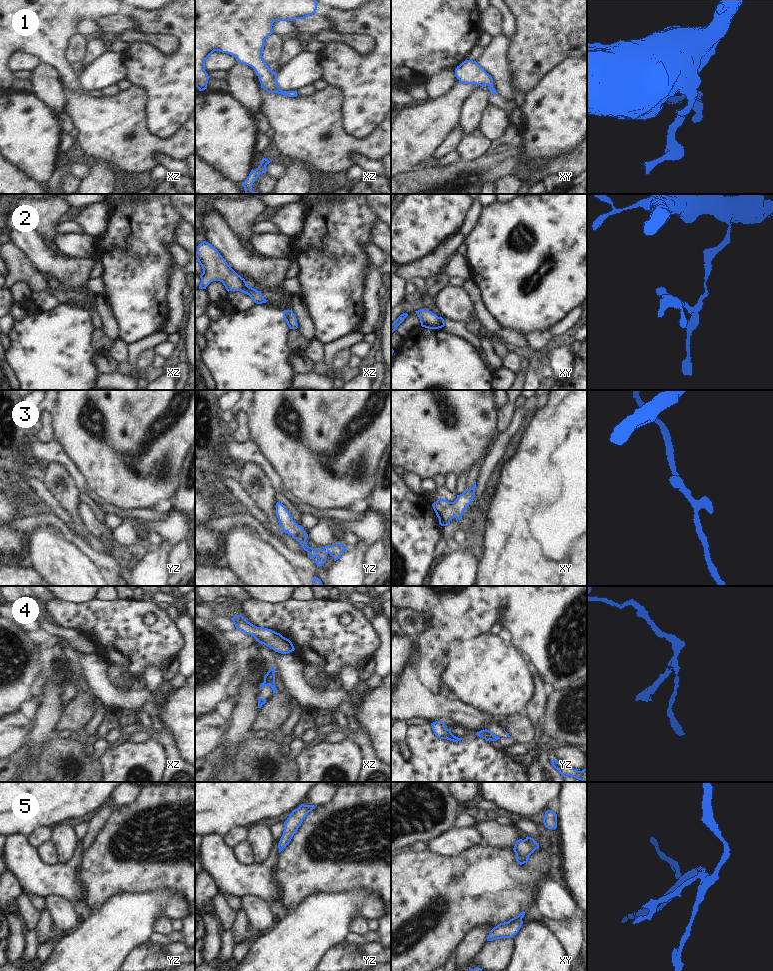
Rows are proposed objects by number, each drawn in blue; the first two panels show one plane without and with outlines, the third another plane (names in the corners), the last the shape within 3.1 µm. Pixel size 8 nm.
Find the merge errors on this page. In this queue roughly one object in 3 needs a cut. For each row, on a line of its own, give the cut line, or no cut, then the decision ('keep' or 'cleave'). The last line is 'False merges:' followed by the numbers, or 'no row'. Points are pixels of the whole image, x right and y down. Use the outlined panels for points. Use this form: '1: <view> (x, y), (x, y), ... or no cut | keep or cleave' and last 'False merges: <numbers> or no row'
1: no cut | keep
2: no cut | keep
3: no cut | keep
4: yz (485, 729), (499, 738) | cleave
5: no cut | keep
False merges: 4

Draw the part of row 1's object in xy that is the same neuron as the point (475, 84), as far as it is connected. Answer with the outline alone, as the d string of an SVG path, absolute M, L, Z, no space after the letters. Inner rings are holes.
M465 60L455 69L455 76L459 83L475 84L482 87L488 86L492 94L497 94L493 88L493 78L476 62L472 60Z

